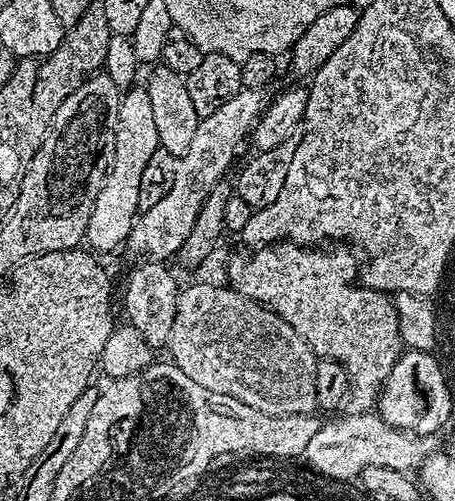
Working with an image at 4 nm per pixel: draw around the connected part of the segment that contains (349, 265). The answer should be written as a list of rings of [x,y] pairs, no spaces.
[[[281,242],[255,249],[248,254],[252,256],[236,256],[229,262],[227,283],[238,294],[257,300],[290,322],[290,326],[294,326],[294,330],[312,347],[317,357],[340,364],[348,374],[350,385],[347,407],[350,406],[352,412],[371,412],[377,407],[380,389],[384,387],[390,370],[394,370],[394,362],[398,362],[402,351],[400,315],[396,313],[391,295],[366,288],[358,282],[358,260],[347,247],[329,248],[332,248],[329,252],[323,252],[325,249],[320,246]]]

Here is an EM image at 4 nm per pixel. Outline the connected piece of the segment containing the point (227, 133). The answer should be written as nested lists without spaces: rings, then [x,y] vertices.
[[[245,88],[234,94],[228,102],[223,103],[214,114],[201,119],[190,150],[182,154],[176,161],[174,170],[174,186],[150,210],[140,212],[128,235],[127,247],[132,247],[140,255],[152,262],[168,262],[175,257],[180,247],[190,238],[190,230],[194,230],[194,222],[216,185],[225,179],[228,167],[236,160],[240,147],[246,144],[269,103],[269,93],[263,88]]]

